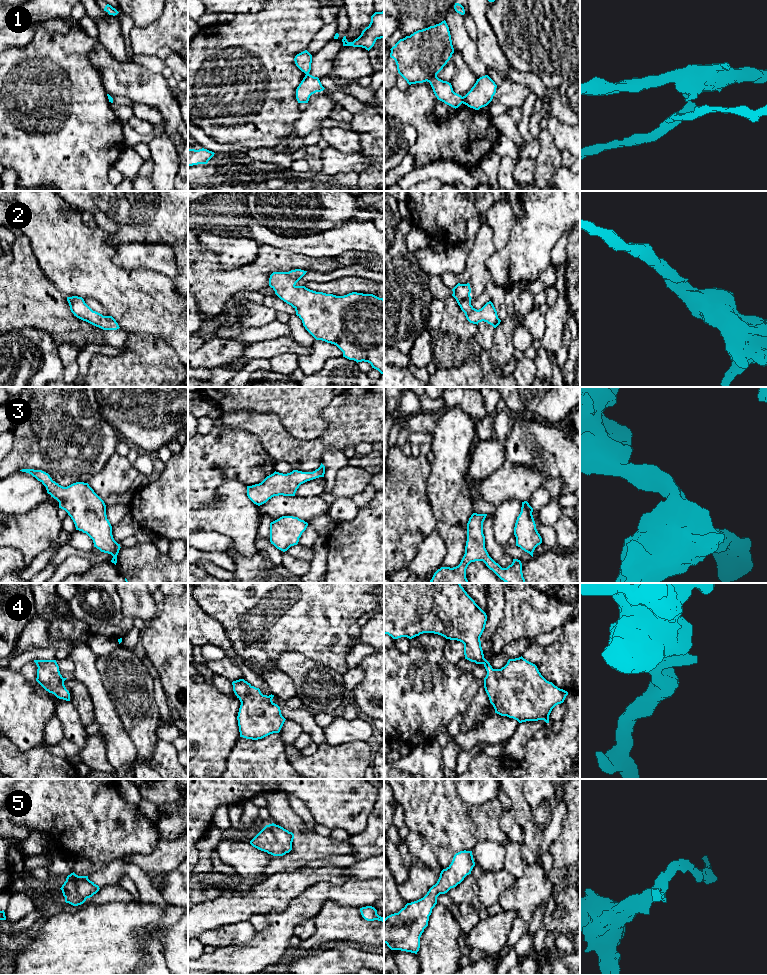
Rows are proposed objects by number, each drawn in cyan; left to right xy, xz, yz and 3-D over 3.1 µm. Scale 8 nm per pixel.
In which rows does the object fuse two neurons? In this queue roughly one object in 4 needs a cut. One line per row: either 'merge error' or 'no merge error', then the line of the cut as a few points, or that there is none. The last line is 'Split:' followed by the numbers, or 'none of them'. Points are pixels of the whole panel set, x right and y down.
1: merge error | yz (461, 97), (462, 102)
2: no merge error | no cut
3: no merge error | no cut
4: no merge error | no cut
5: no merge error | no cut
Split: 1

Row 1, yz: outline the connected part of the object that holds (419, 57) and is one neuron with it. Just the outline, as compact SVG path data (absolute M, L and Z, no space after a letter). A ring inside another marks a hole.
M445 20L400 39L390 50L398 73L409 85L427 81L438 100L455 109L462 104L451 83L437 77L454 53Z

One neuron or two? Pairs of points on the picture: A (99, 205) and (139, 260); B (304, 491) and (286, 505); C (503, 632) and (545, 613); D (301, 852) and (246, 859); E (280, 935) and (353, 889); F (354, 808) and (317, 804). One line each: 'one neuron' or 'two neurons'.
A: two neurons
B: two neurons
C: one neuron
D: two neurons
E: one neuron
F: one neuron

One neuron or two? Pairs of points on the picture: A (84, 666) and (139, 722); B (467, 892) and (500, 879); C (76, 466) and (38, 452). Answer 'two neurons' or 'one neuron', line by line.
A: two neurons
B: one neuron
C: one neuron

